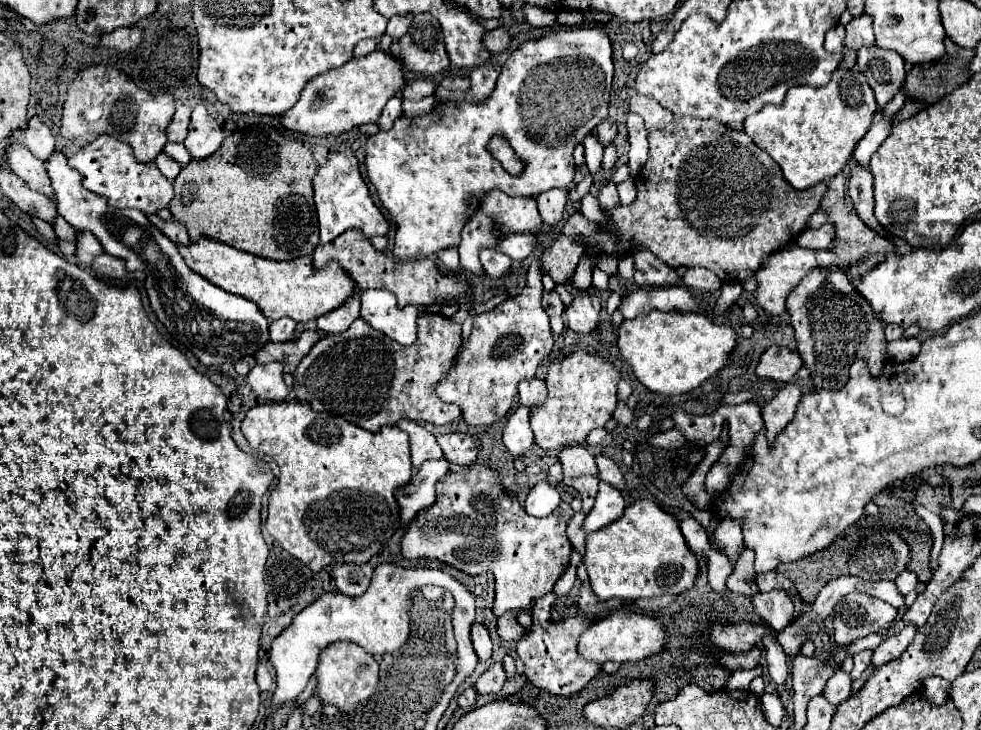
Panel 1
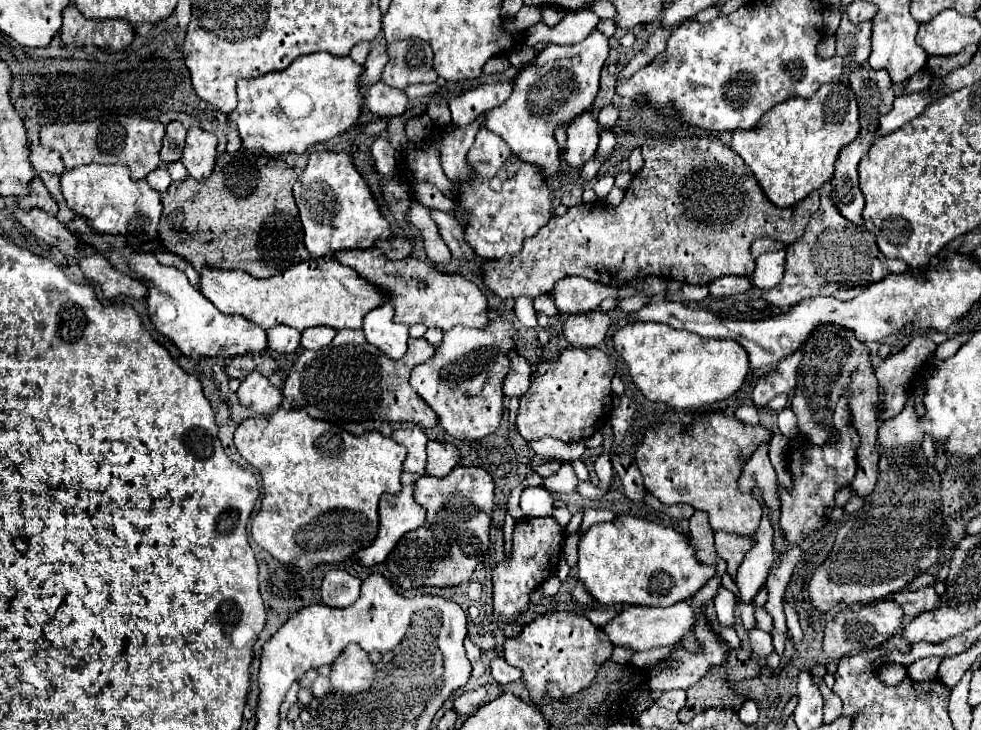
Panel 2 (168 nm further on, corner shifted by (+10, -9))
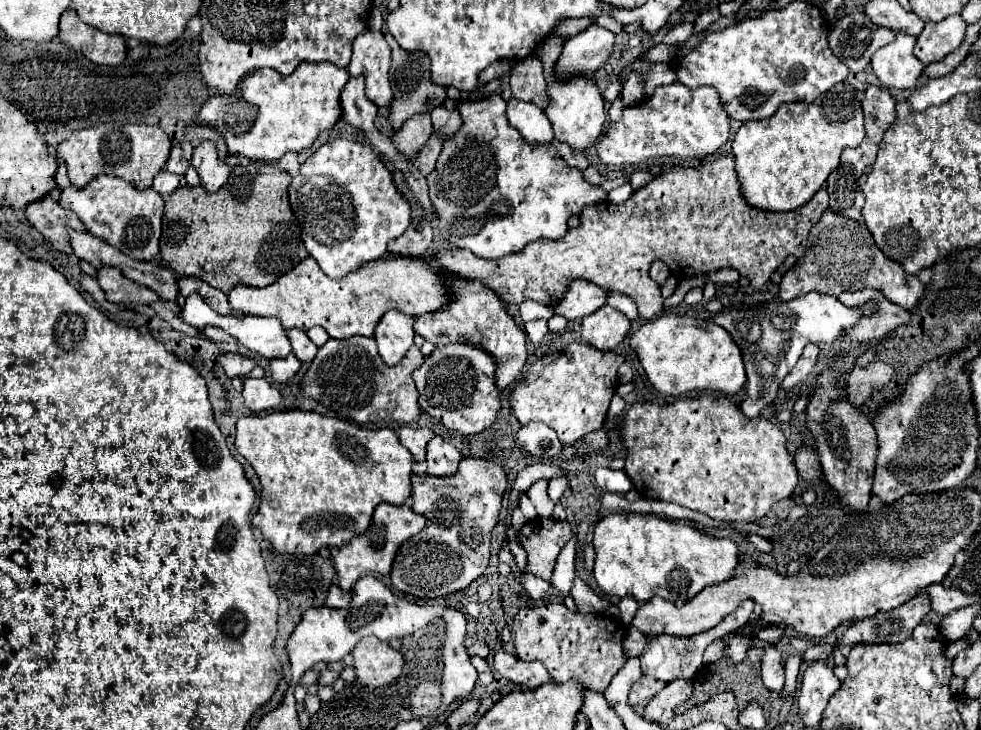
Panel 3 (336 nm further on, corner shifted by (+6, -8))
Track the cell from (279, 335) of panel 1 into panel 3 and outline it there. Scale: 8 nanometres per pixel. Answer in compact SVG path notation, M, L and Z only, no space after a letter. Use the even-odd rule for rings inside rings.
M289 329L289 331L287 331L287 337L291 339L293 353L297 355L299 361L311 363L311 361L315 359L317 347L311 343L311 339L305 335L305 331L301 331L301 329Z

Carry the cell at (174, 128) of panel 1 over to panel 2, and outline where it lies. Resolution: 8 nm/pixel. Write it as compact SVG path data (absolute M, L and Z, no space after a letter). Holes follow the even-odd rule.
M173 120L167 124L167 132L163 138L163 148L161 148L163 162L175 162L181 158L181 152L185 146L185 134L187 134L187 130L183 128L181 122Z

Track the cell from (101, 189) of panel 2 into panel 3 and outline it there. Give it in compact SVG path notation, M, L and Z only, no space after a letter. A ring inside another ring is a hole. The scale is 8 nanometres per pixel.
M109 175L95 177L87 187L67 187L61 191L59 205L73 211L95 237L105 239L109 245L119 247L125 255L137 261L151 261L159 255L159 235L163 217L163 199L153 189L137 191L125 179Z

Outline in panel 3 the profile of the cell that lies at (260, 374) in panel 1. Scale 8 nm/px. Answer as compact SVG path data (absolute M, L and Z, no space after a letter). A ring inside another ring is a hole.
M245 379L241 393L245 399L245 407L255 413L275 409L281 403L279 391L265 379Z

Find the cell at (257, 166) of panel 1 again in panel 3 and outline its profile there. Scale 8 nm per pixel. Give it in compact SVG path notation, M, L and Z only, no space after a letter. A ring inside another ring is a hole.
M265 167L255 175L231 175L229 189L223 187L217 193L209 193L201 187L179 187L165 201L163 233L161 233L161 261L175 271L179 277L199 277L225 295L231 293L235 285L247 287L267 287L281 275L291 271L309 253L301 241L301 227L289 207L287 187L291 175L277 167Z

